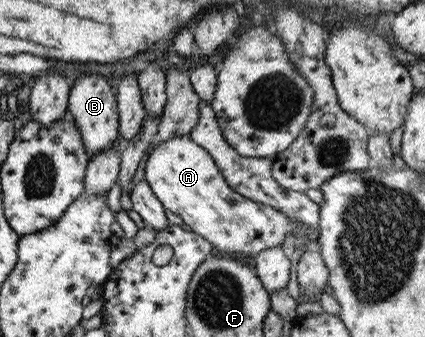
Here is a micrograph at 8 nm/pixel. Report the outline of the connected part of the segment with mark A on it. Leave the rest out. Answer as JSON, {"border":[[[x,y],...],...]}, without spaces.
{"border":[[[188,135],[175,136],[155,144],[146,152],[142,161],[139,176],[144,178],[149,184],[152,194],[161,203],[161,205],[170,210],[172,214],[180,216],[183,220],[183,227],[193,233],[198,234],[208,241],[213,248],[213,252],[229,257],[238,256],[238,258],[250,258],[257,252],[270,247],[281,247],[284,235],[292,233],[295,238],[294,247],[298,247],[304,242],[309,242],[304,251],[317,248],[317,229],[309,228],[306,224],[301,224],[297,220],[291,220],[283,212],[278,212],[265,204],[258,204],[249,199],[243,198],[240,194],[234,192],[222,178],[220,171],[216,168],[211,156],[200,145],[196,144]]]}

